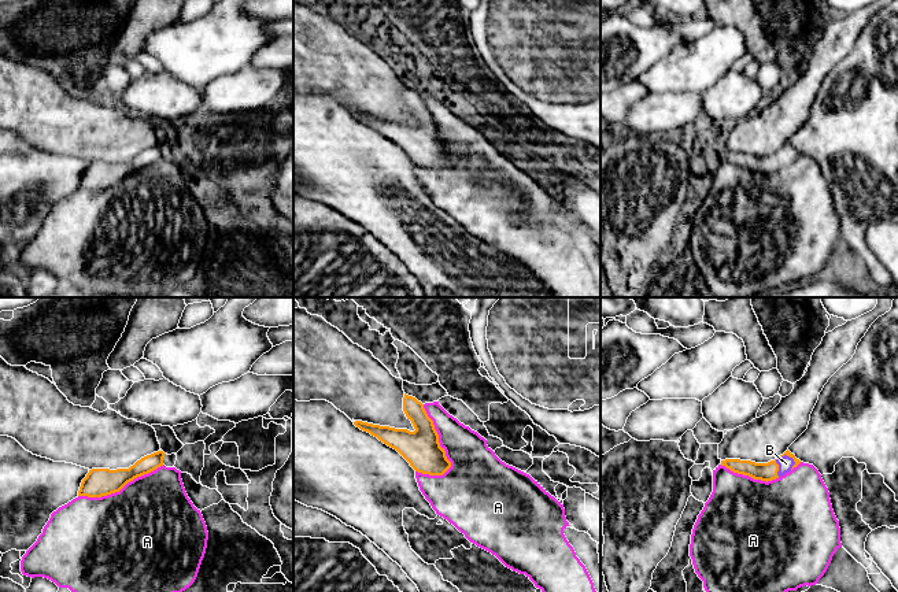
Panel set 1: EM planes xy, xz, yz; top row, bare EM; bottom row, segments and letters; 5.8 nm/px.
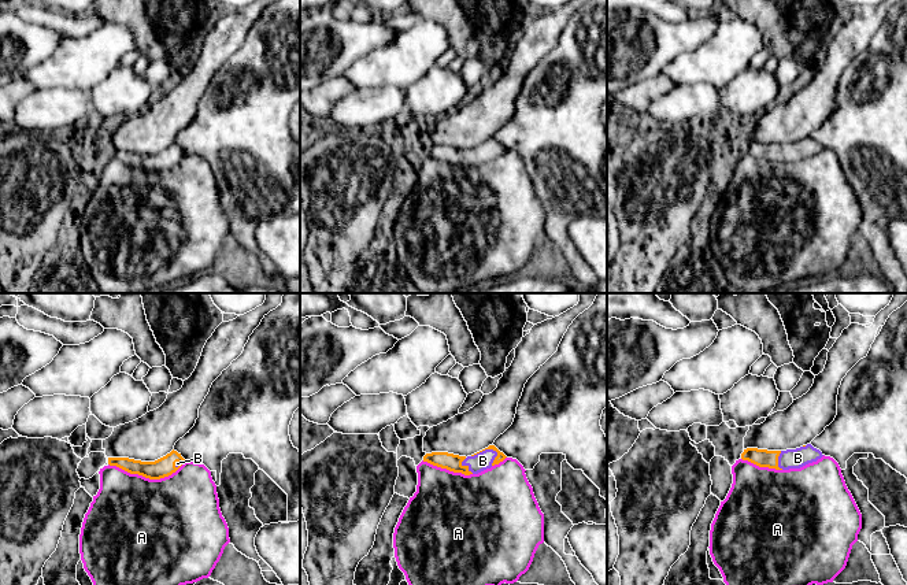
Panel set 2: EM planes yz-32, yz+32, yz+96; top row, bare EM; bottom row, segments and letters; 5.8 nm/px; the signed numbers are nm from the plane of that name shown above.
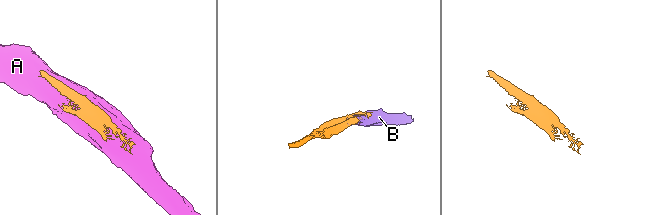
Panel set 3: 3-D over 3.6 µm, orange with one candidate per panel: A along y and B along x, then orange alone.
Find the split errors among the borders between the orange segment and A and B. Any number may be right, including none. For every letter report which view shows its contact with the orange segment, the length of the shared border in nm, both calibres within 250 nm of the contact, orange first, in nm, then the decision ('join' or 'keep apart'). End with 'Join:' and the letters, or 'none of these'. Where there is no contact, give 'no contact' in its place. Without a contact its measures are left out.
A: xz | 440 nm | 220/260 nm | keep apart
B: yz | 150 nm | 40/90 nm | join
Join: B

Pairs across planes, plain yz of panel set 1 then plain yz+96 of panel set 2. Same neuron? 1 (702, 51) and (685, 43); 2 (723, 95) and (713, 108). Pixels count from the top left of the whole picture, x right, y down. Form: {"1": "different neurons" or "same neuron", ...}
{"1": "different neurons", "2": "different neurons"}

